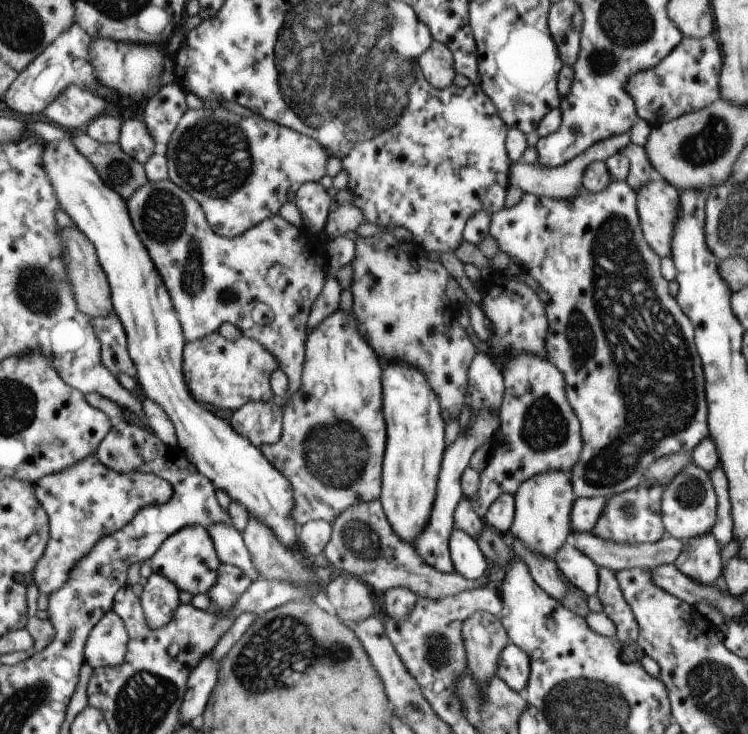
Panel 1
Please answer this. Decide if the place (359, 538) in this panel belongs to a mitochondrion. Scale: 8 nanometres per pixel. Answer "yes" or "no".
yes

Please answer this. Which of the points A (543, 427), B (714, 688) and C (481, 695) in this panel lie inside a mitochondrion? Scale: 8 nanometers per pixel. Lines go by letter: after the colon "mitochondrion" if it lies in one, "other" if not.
A: mitochondrion
B: mitochondrion
C: other

